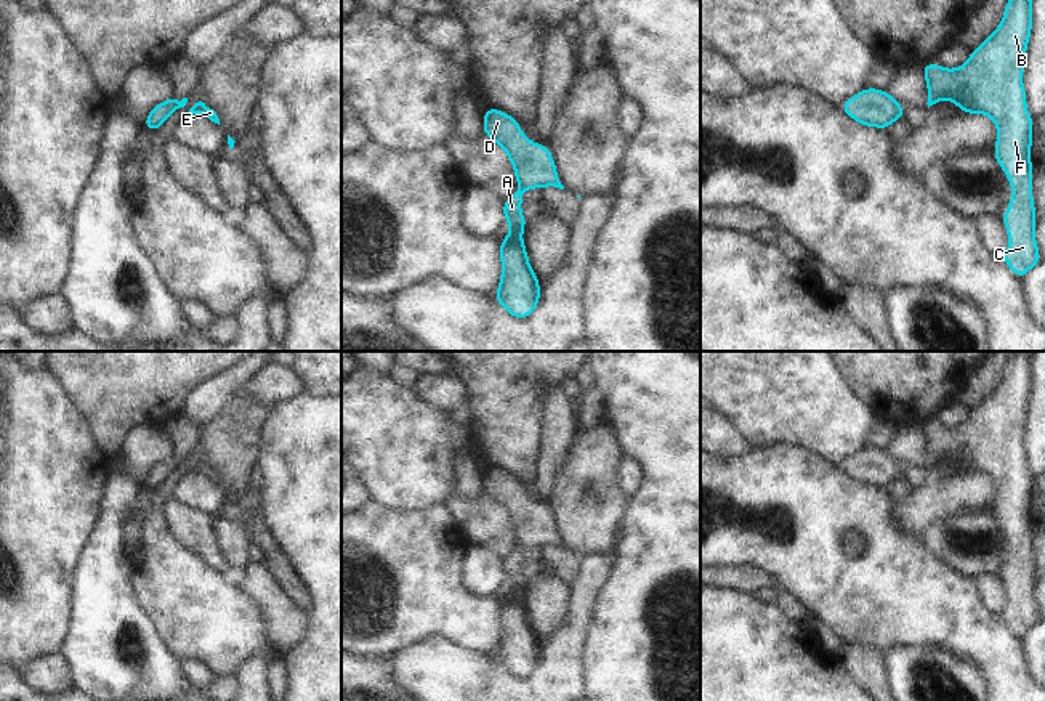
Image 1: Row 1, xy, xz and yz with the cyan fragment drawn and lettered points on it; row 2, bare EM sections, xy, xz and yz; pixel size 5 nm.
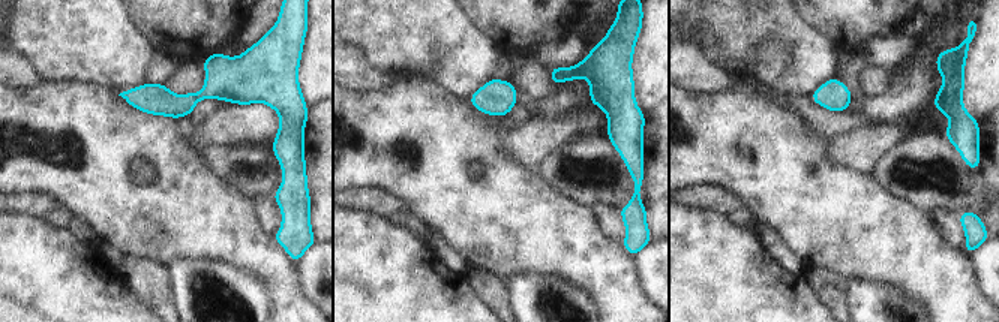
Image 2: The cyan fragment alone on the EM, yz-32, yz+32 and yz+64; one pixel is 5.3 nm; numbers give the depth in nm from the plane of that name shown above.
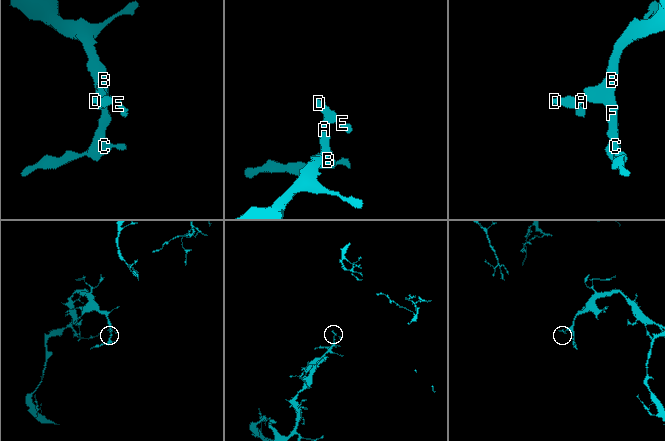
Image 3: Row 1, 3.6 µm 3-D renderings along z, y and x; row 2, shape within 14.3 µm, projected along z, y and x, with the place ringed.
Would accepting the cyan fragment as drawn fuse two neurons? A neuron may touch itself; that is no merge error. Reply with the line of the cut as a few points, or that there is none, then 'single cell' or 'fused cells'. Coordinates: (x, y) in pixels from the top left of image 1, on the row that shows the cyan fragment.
no cut; single cell

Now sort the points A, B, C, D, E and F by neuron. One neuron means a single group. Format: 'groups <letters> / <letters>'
groups A B C D E F

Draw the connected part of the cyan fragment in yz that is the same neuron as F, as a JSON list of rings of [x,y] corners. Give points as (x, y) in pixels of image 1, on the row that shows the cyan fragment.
[[[1008,0],[1003,19],[971,56],[958,69],[946,69],[939,64],[923,64],[928,88],[928,107],[949,99],[966,114],[986,114],[997,125],[994,156],[1010,180],[1013,191],[1010,205],[1002,215],[1007,226],[1008,249],[1002,260],[1019,278],[1042,261],[1035,244],[1035,207],[1032,197],[1032,148],[1034,120],[1027,112],[1026,90],[1023,87],[1024,58],[1032,32],[1032,0]]]

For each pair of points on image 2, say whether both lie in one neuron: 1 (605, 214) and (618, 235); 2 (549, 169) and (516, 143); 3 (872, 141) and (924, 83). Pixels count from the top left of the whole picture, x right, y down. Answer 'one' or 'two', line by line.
1: one
2: two
3: two

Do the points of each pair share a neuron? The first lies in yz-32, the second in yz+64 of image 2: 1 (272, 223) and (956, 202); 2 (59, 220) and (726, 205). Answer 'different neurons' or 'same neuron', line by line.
1: different neurons
2: different neurons

